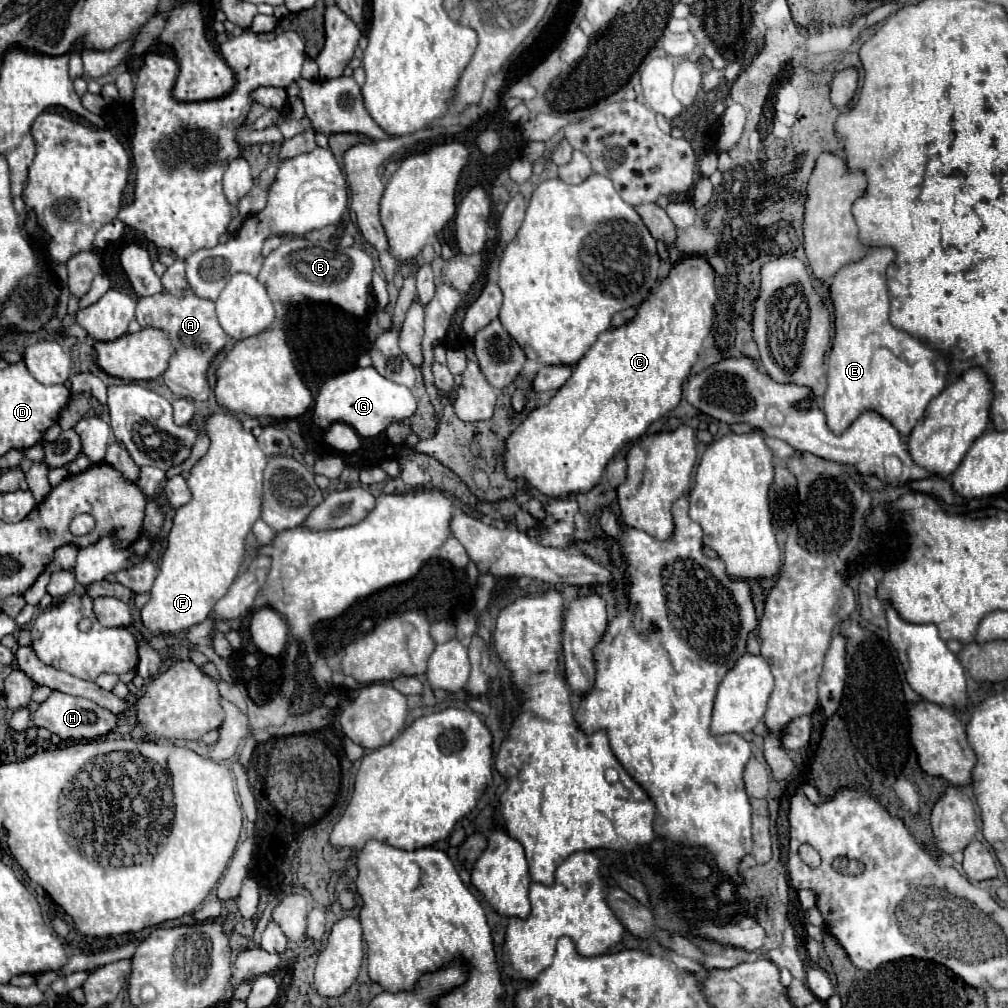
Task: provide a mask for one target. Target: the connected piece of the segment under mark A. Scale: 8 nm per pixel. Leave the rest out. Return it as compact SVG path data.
M191 289L185 291L183 299L177 299L173 295L151 295L151 297L141 297L137 301L137 311L135 319L139 321L141 327L157 327L169 333L171 343L175 345L175 355L169 361L167 371L163 373L165 385L179 397L187 397L193 401L205 401L211 393L207 385L207 367L211 359L225 347L227 335L217 323L215 317L215 303L207 299L199 299Z

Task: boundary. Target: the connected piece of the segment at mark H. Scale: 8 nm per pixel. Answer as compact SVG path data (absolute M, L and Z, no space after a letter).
M53 691L49 695L49 699L45 699L39 709L33 713L33 721L37 727L45 727L51 733L59 735L61 739L97 739L109 731L115 729L117 725L117 717L111 711L105 711L103 707L99 707L97 703L93 703L91 699L85 697L73 697L73 695L65 695L59 691Z

